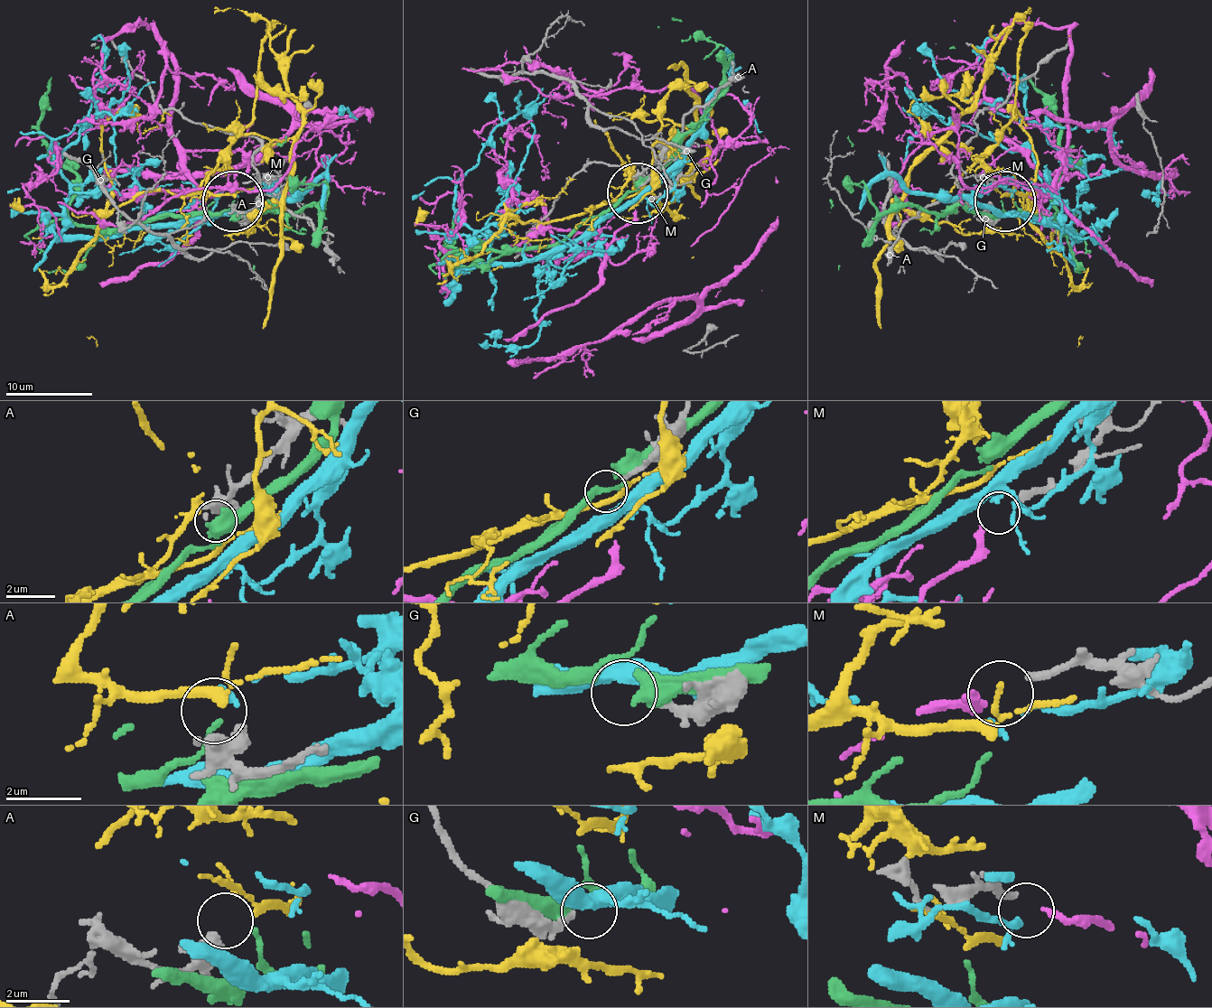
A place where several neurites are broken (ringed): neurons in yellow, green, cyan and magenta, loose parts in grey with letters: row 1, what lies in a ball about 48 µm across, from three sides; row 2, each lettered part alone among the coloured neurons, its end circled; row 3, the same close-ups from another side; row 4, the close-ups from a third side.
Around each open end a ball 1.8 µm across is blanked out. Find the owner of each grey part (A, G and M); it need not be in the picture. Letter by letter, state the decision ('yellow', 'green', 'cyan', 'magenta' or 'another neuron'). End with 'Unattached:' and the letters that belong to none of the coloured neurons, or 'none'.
A: yellow
G: another neuron
M: magenta
Unattached: G

